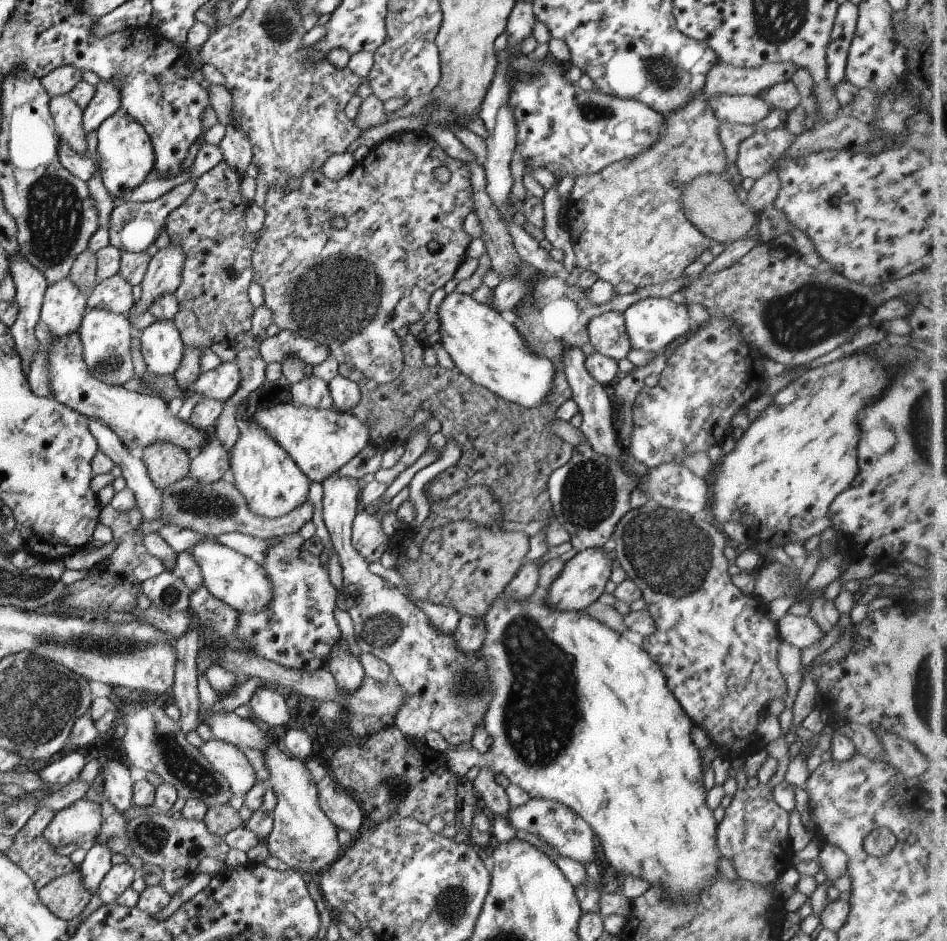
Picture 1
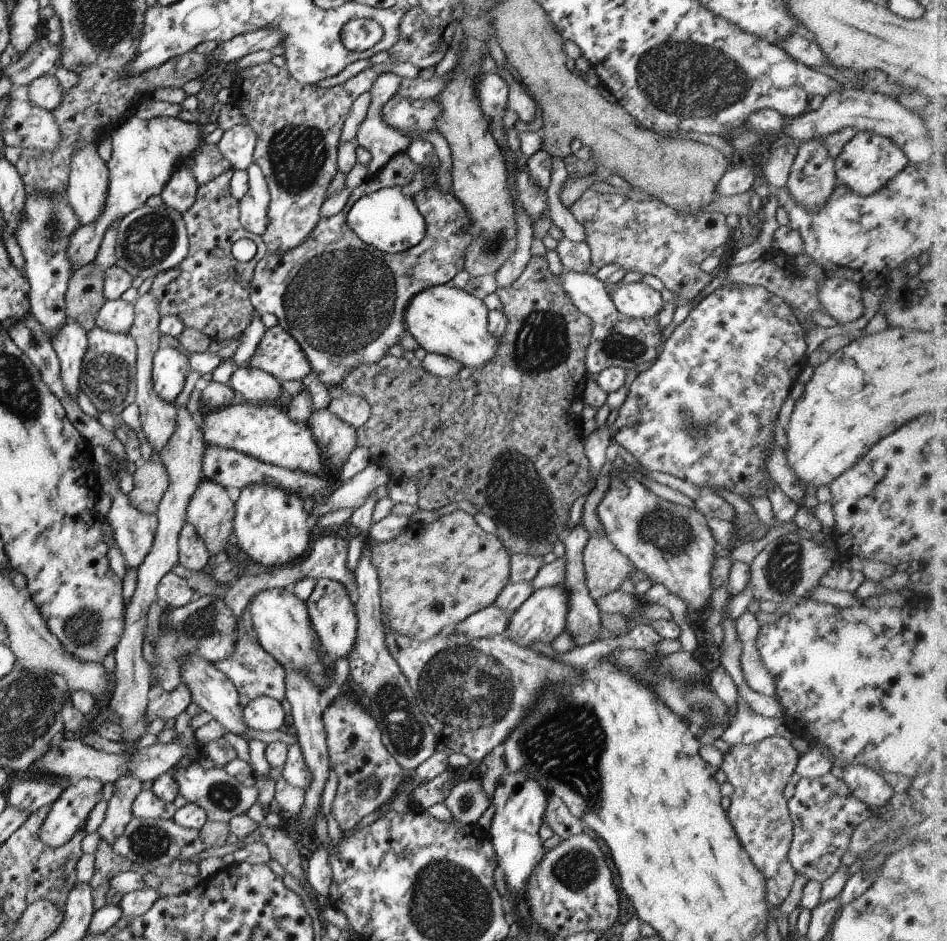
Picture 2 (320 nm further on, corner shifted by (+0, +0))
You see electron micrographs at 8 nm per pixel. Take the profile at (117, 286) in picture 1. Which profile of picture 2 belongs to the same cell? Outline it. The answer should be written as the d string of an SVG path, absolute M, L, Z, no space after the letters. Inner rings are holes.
M116 299L105 301L94 319L94 326L109 333L127 334L133 323L133 303Z

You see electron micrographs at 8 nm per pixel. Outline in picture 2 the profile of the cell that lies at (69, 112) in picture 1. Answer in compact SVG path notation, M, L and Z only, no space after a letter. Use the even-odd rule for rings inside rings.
M76 145L76 152L70 160L70 171L67 179L65 200L77 217L78 226L92 223L102 213L108 187L108 170L96 153L96 146Z

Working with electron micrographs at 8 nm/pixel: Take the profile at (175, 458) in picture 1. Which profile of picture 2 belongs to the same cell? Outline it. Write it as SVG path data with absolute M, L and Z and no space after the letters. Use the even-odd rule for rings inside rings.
M155 457L149 458L132 474L133 489L126 495L127 501L138 512L154 514L168 488L168 477Z

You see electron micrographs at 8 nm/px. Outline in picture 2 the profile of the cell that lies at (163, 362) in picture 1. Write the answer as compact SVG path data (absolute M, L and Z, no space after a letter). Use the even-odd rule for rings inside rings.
M158 348L152 359L150 380L153 393L166 404L173 405L190 372L187 355L179 348Z

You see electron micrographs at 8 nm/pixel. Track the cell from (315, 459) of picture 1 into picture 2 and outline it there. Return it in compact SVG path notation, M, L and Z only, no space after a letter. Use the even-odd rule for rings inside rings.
M263 403L262 406L253 406L253 404L233 404L221 409L209 411L198 418L199 428L202 433L202 440L206 447L218 447L223 449L232 449L241 452L246 456L258 459L260 462L268 463L289 471L300 471L311 475L327 474L326 461L324 460L321 448L316 446L312 433L306 424L291 421L285 412L271 404Z

